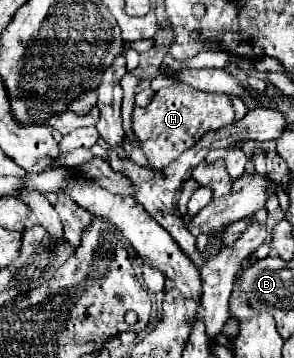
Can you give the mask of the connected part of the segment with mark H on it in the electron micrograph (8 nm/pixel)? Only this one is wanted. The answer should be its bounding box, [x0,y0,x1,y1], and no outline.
[133,84,235,168]

